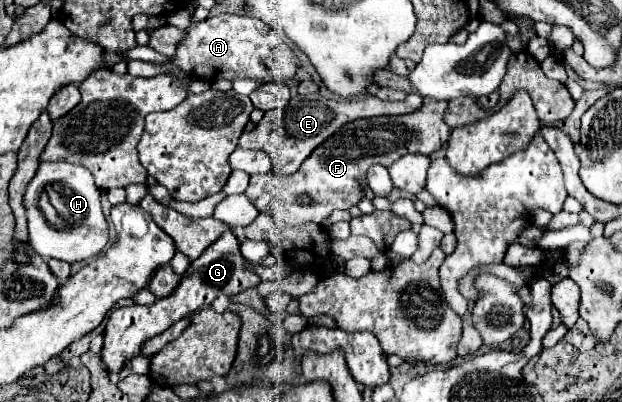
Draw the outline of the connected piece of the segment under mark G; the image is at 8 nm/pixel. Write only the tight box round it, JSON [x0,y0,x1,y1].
[102,230,260,372]

